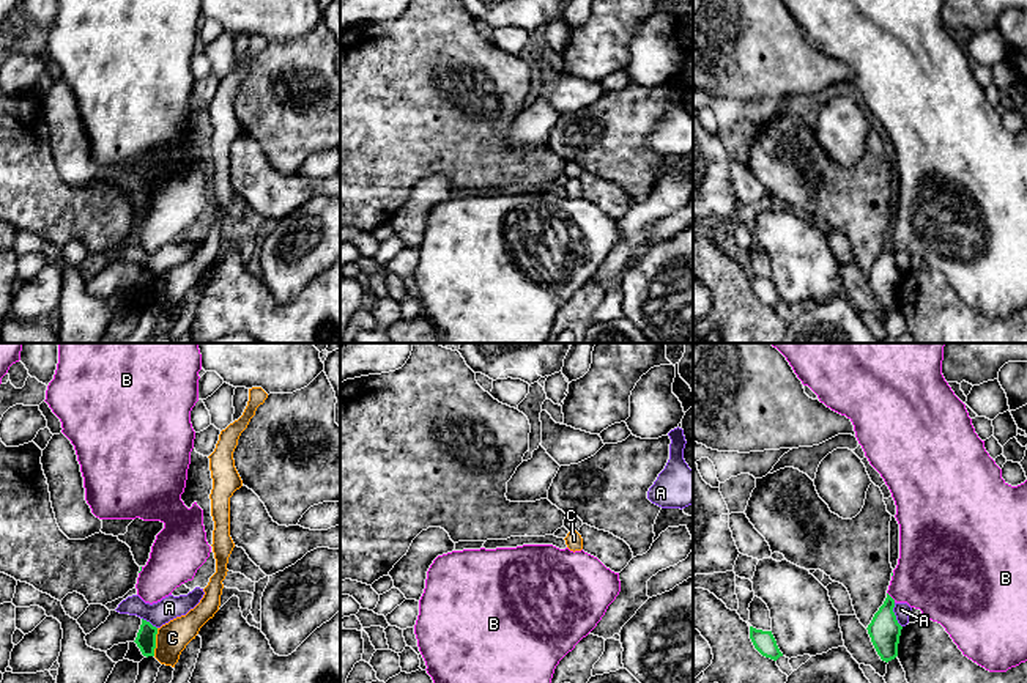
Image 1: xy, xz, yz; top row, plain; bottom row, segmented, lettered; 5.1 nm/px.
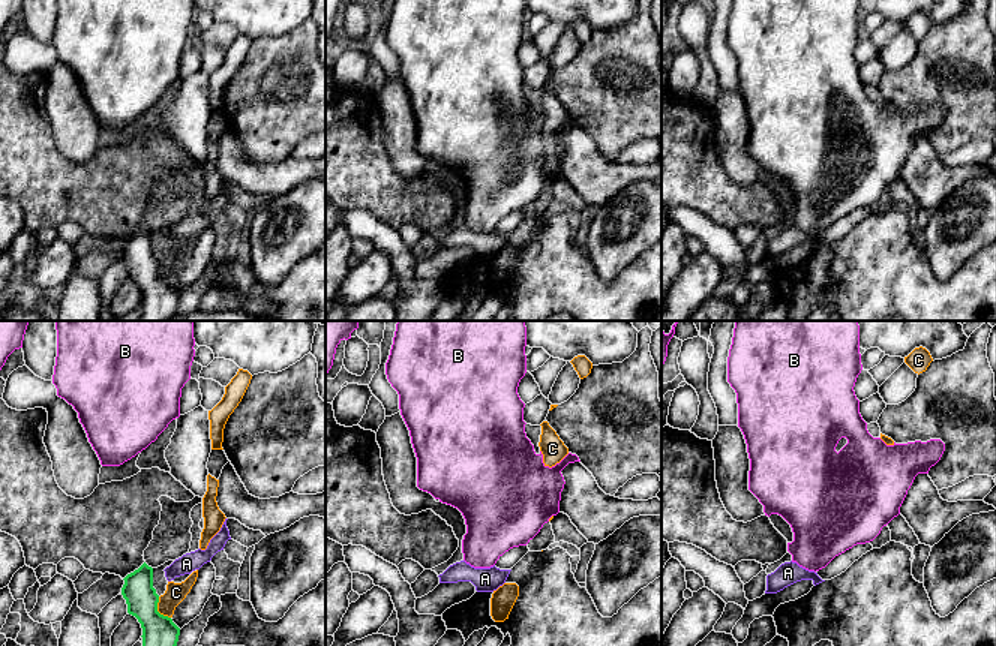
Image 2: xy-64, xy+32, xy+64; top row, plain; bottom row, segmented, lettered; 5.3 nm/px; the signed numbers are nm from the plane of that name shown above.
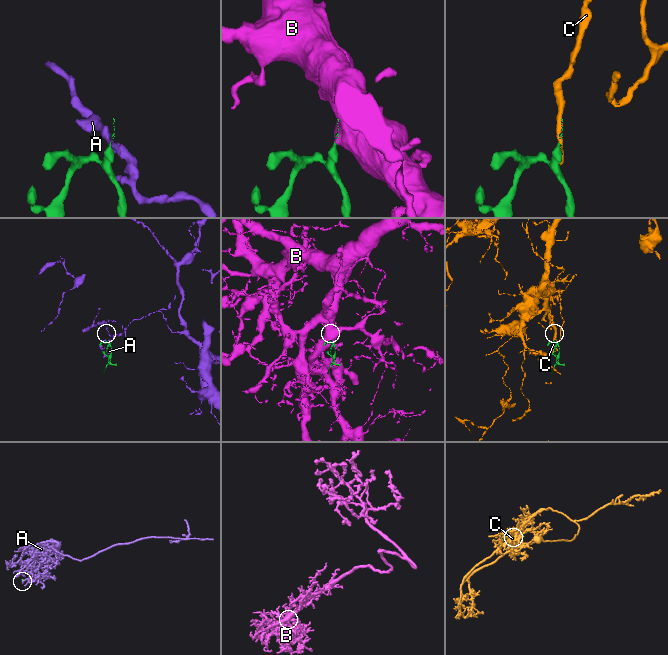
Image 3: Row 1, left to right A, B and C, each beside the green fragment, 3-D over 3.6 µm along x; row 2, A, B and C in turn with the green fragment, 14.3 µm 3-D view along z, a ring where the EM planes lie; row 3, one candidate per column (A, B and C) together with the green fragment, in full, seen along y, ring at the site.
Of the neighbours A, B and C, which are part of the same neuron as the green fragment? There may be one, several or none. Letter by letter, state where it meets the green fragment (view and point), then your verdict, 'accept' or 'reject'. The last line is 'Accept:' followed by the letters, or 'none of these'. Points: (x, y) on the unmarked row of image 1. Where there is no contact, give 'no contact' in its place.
A: meets green in yz at (895, 263); reject
B: meets green in yz at (890, 244); accept
C: meets green in xy at (155, 290); reject
Accept: B

